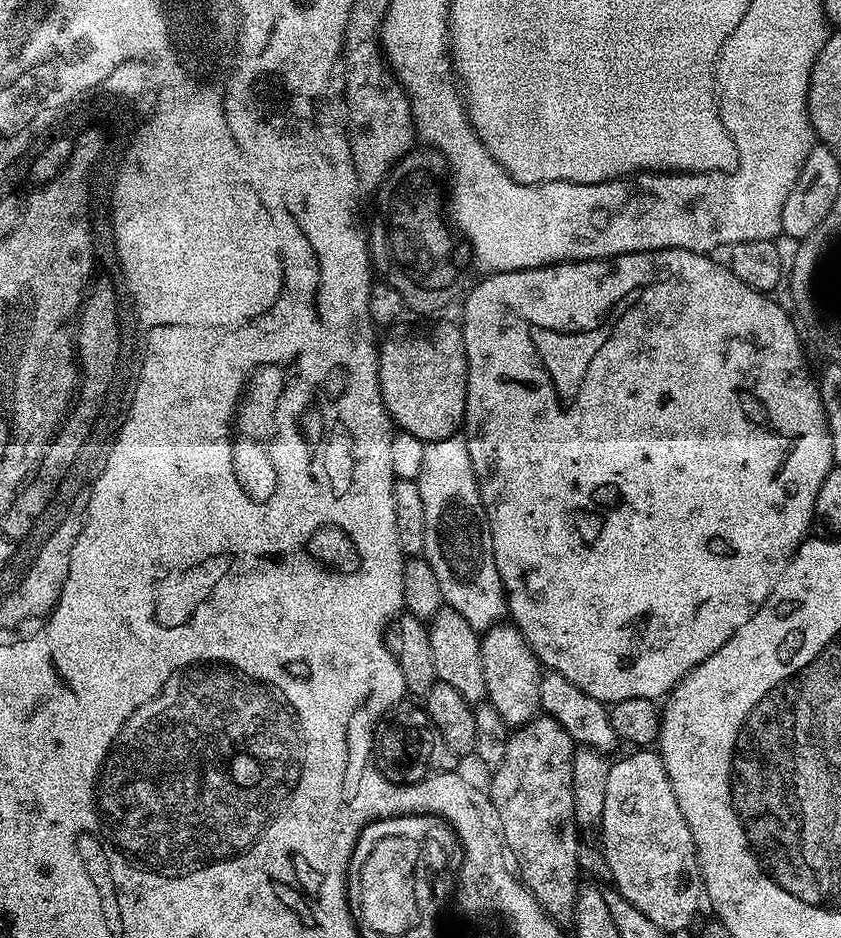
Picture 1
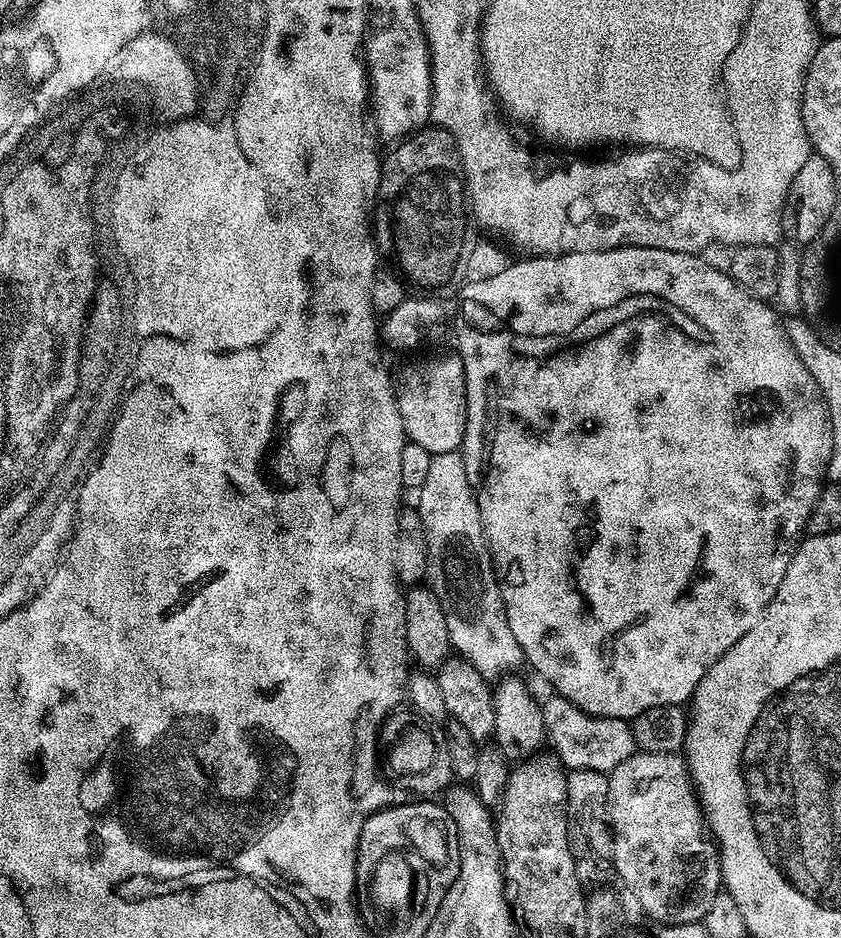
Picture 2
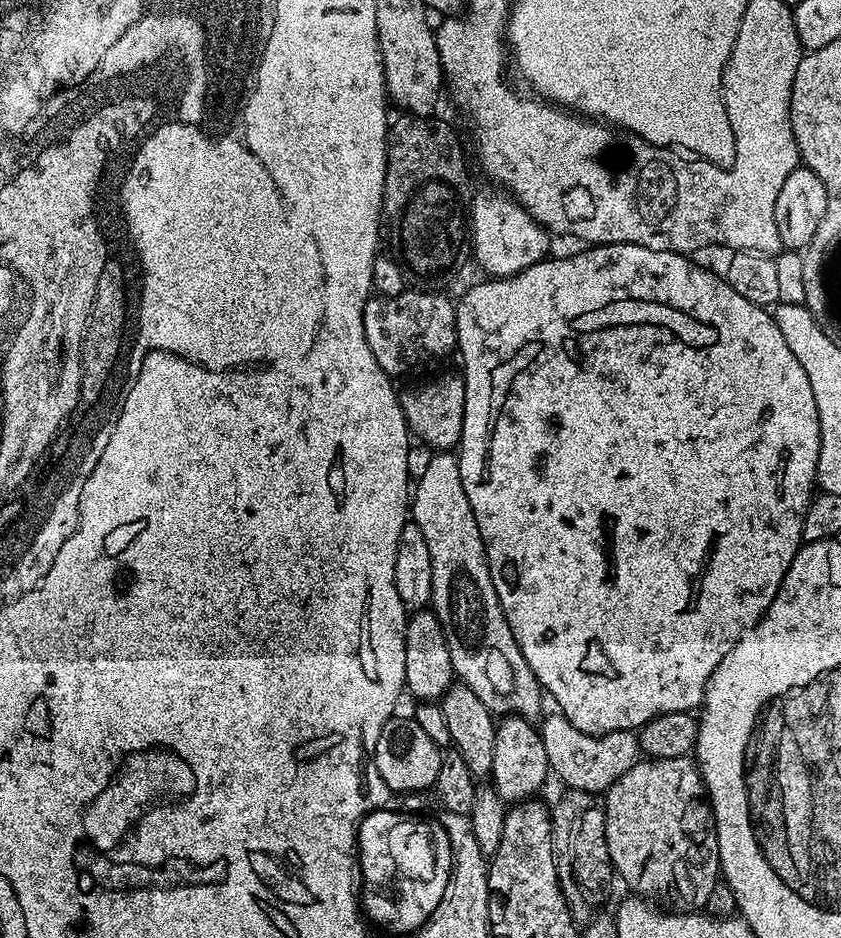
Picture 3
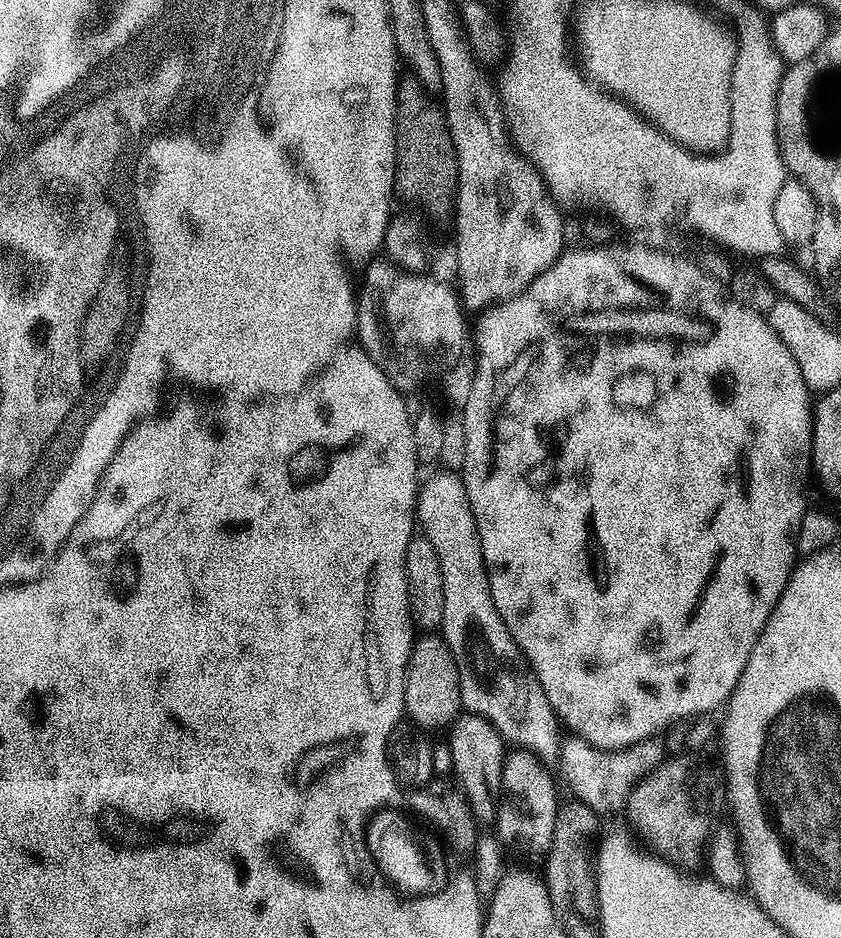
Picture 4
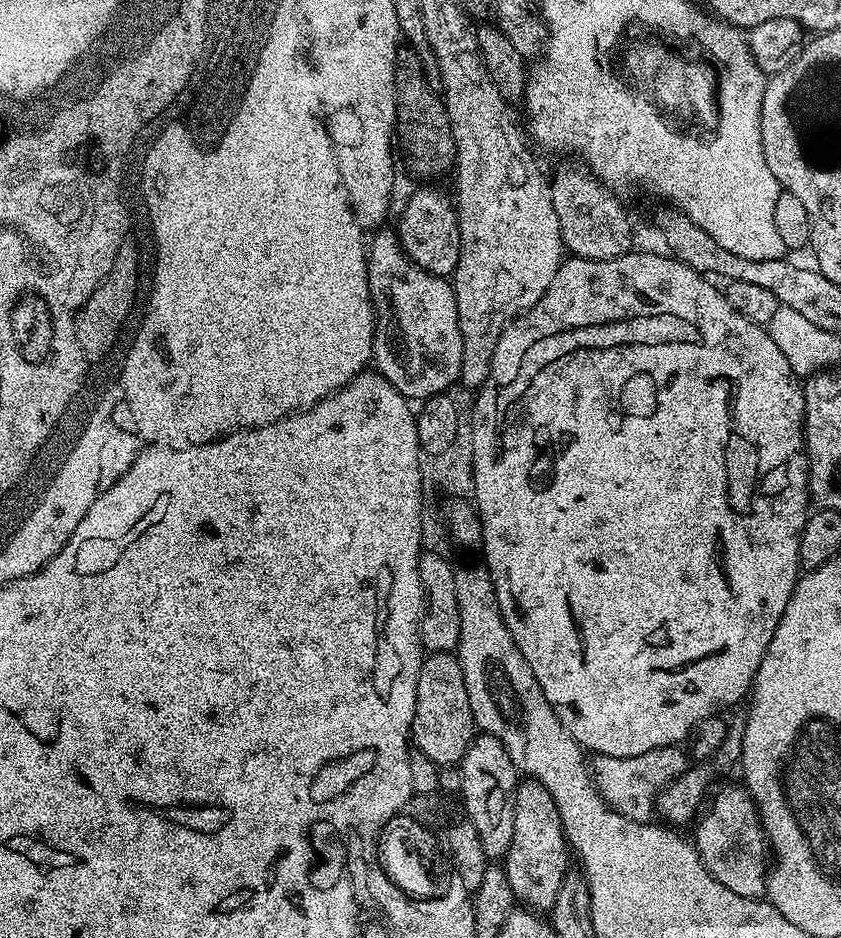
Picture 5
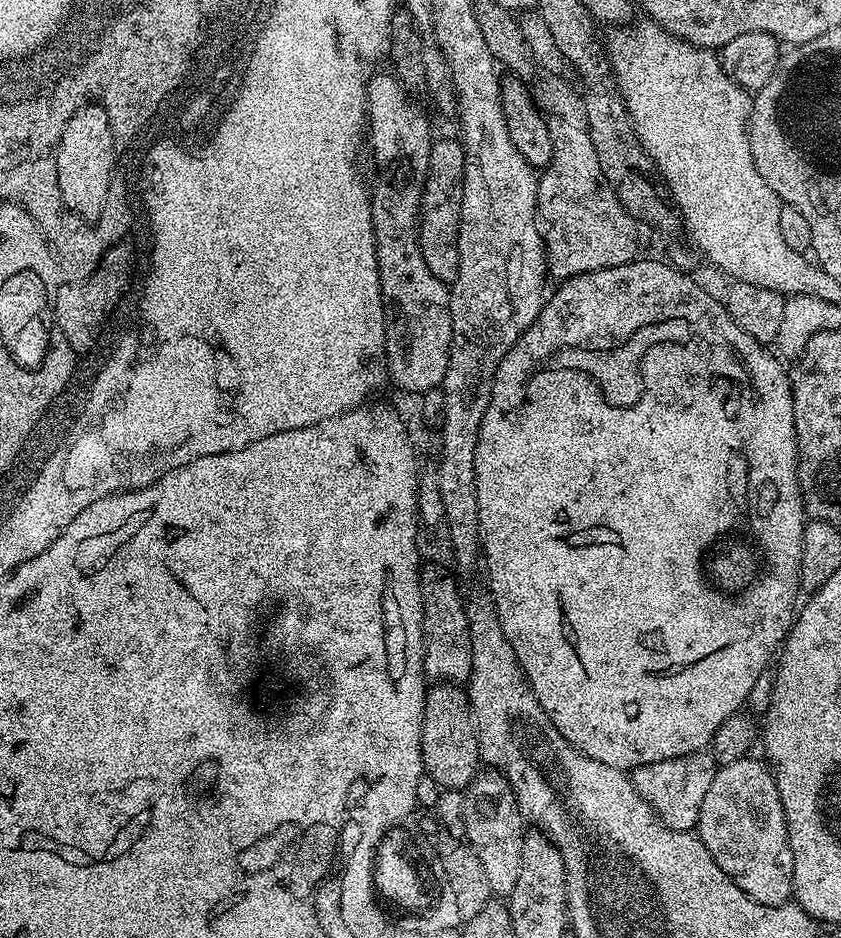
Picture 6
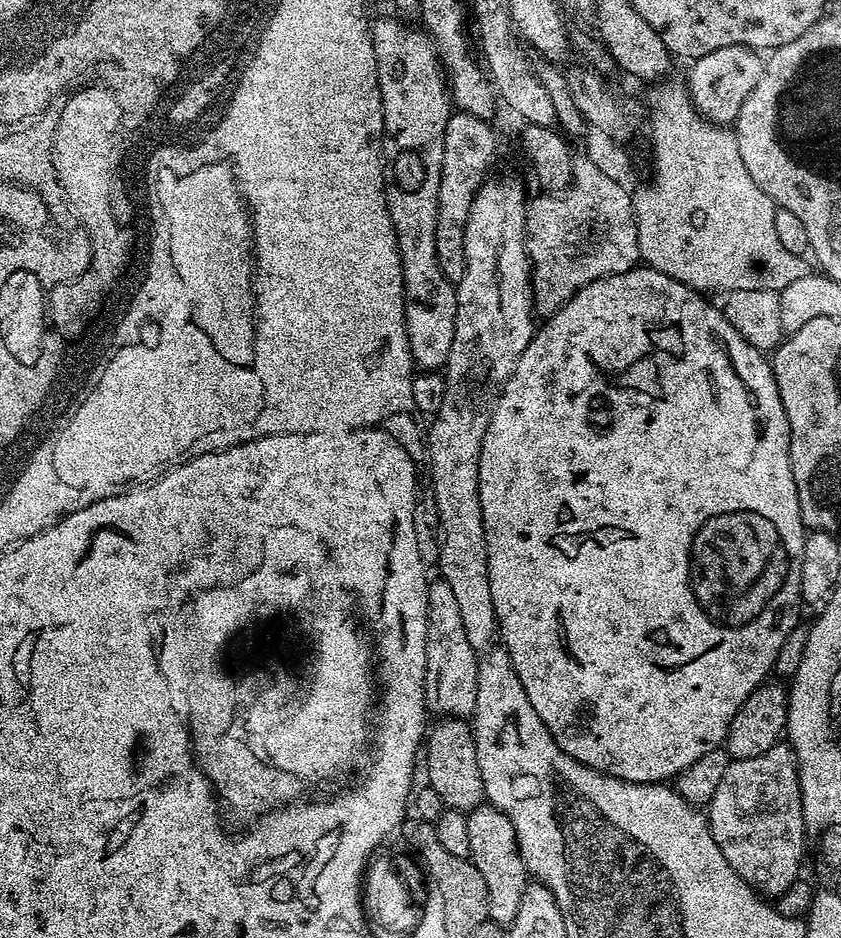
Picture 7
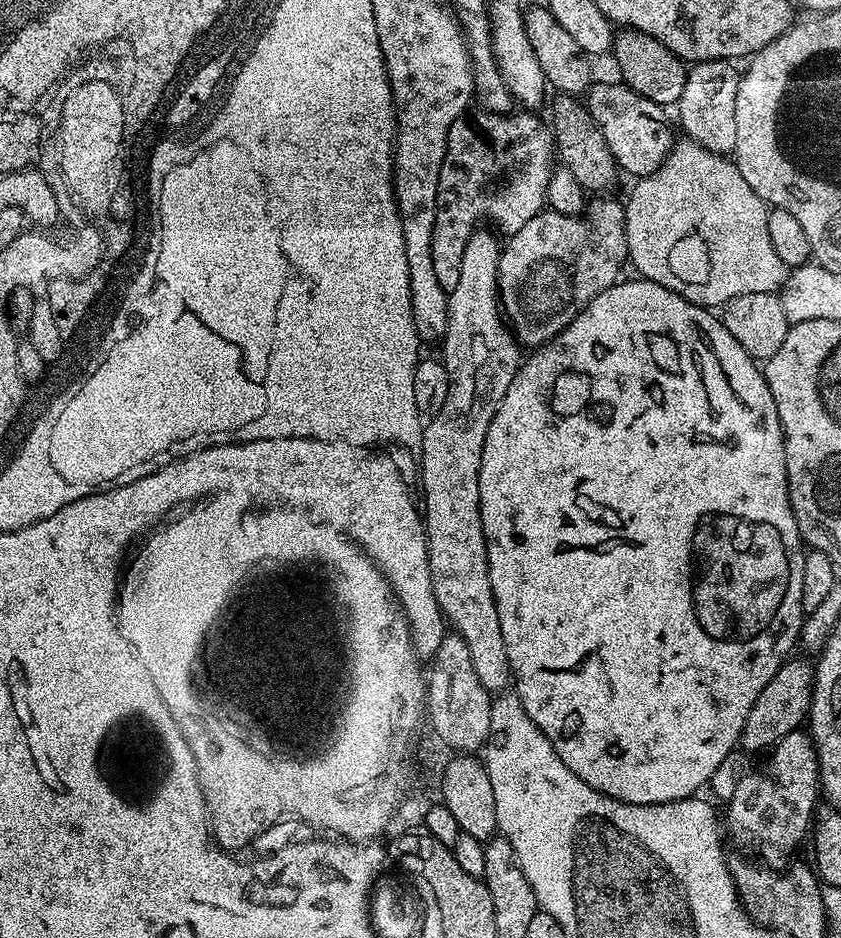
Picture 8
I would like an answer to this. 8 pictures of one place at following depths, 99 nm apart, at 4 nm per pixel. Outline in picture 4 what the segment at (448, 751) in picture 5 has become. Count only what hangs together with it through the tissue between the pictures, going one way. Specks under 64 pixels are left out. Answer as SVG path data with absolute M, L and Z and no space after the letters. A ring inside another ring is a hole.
M424 634L420 641L411 645L408 653L408 673L404 675L404 707L407 715L412 715L411 723L421 730L428 728L447 729L457 716L461 715L460 703L460 675L458 666L454 662L454 654L445 642L443 635Z

